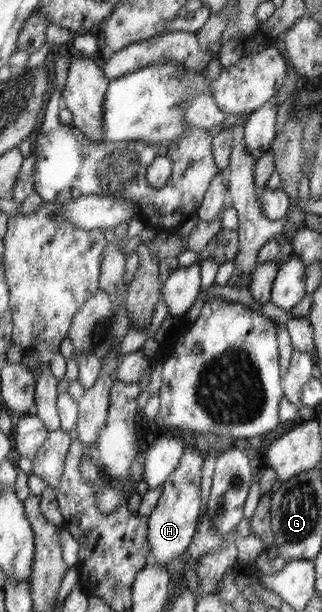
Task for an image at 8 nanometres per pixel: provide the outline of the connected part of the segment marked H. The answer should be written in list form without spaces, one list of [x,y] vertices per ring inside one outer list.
[[[190,438],[180,458],[178,467],[163,483],[162,495],[155,510],[148,515],[148,543],[152,557],[151,561],[165,566],[172,559],[182,555],[189,549],[195,535],[202,498],[200,497],[200,473],[202,471],[202,443]]]

